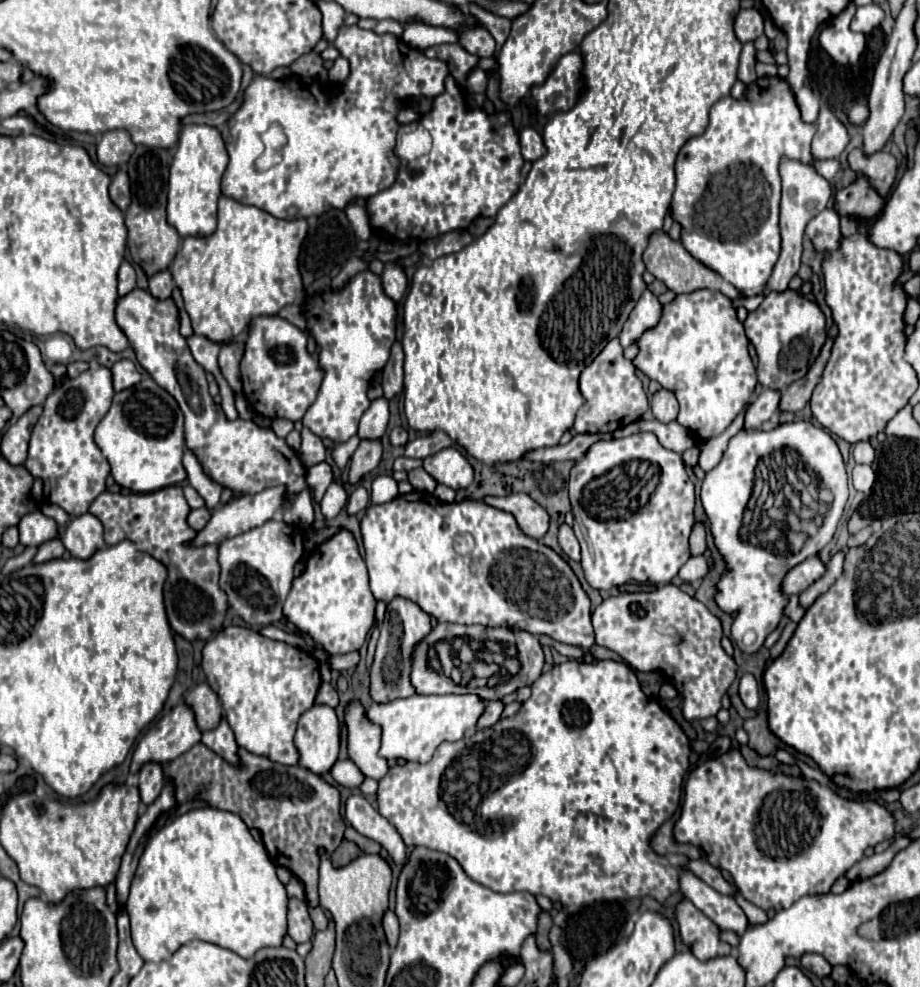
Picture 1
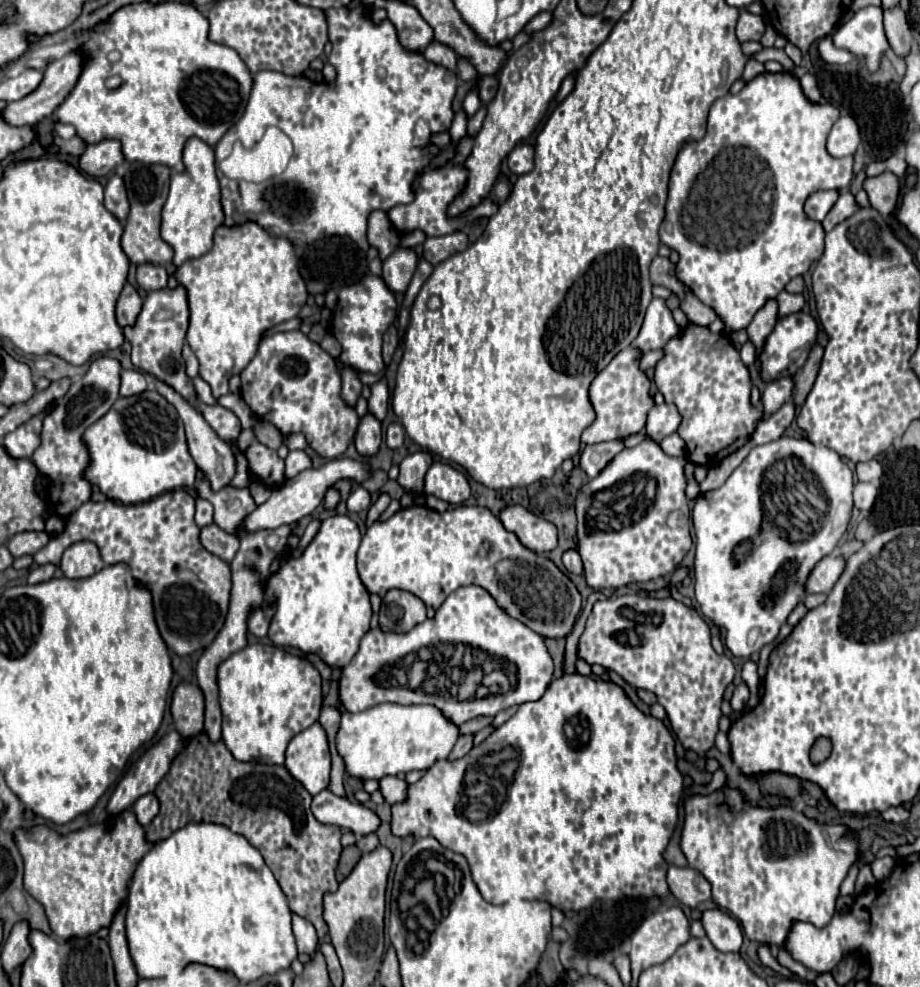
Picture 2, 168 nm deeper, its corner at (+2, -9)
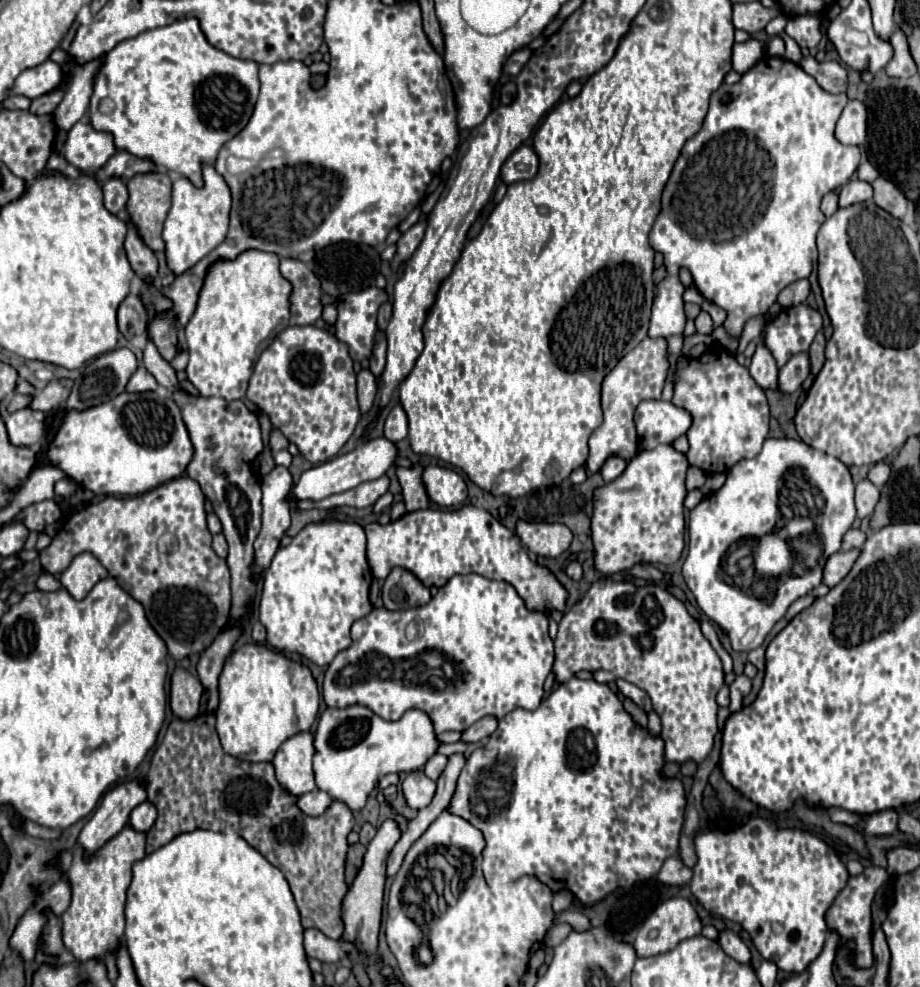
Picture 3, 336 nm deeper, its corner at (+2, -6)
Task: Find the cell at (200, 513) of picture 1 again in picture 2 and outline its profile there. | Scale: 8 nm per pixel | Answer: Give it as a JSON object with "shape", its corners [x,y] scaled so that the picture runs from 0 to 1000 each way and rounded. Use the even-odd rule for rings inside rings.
{"shape":[[[226,532],[217,538],[217,548],[220,552],[233,560],[235,564],[243,566],[246,570],[252,568],[252,562],[257,562],[257,554],[261,554],[261,546],[248,542],[246,538],[241,538],[235,532]]]}

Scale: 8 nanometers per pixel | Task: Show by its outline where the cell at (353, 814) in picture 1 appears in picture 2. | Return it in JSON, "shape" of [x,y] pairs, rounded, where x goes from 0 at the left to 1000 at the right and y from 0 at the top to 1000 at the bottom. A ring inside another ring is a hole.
{"shape":[[[357,799],[339,807],[339,824],[348,834],[376,838],[385,846],[407,844],[413,836],[413,830],[404,820],[393,818],[393,814],[380,814],[374,807],[365,807]]]}

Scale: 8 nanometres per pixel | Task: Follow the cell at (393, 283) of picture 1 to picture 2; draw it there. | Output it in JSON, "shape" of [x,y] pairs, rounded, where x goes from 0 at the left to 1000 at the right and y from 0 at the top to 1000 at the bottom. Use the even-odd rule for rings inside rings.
{"shape":[[[433,250],[424,260],[420,260],[415,283],[422,289],[422,293],[439,297],[452,275],[452,266],[454,258],[450,252],[443,250]]]}

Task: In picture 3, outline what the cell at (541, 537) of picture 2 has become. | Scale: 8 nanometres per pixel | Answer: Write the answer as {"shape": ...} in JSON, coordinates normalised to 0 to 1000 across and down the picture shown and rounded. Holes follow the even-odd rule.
{"shape":[[[561,529],[561,541],[567,547],[567,551],[585,561],[585,563],[609,563],[622,549],[620,535],[613,535],[613,531],[593,531],[593,529]]]}

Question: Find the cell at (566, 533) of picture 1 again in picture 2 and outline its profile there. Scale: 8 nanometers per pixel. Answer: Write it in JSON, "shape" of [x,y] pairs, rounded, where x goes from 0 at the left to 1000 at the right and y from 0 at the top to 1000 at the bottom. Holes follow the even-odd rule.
{"shape":[[[624,556],[615,558],[613,564],[611,564],[611,568],[613,568],[613,574],[615,574],[620,581],[626,581],[626,583],[633,581],[633,566],[630,566],[628,558],[624,558]]]}

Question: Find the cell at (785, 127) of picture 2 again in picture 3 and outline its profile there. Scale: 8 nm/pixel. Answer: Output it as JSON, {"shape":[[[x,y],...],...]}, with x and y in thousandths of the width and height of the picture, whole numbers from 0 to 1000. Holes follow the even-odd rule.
{"shape":[[[830,57],[820,69],[815,69],[807,79],[804,83],[791,87],[791,85],[785,85],[772,99],[772,111],[770,111],[770,118],[765,122],[765,128],[763,132],[750,140],[743,150],[741,150],[741,156],[739,160],[735,162],[735,168],[728,176],[728,182],[722,190],[722,197],[720,197],[720,213],[711,225],[711,231],[707,235],[707,249],[713,253],[713,255],[720,255],[722,257],[722,267],[726,272],[726,280],[717,286],[714,290],[713,304],[709,308],[709,324],[707,324],[707,330],[704,332],[704,340],[707,342],[728,342],[728,340],[735,340],[735,338],[741,338],[743,336],[743,328],[746,328],[746,319],[743,316],[742,297],[745,290],[738,283],[739,270],[748,272],[752,282],[754,282],[754,288],[759,288],[759,296],[776,306],[778,310],[783,310],[785,314],[789,314],[789,324],[798,324],[798,342],[804,344],[807,342],[807,334],[809,334],[809,328],[815,324],[815,322],[822,322],[826,318],[833,318],[835,312],[843,306],[846,298],[863,284],[870,284],[870,282],[878,282],[880,276],[883,276],[883,267],[889,259],[889,253],[887,253],[887,237],[889,237],[889,231],[893,229],[893,225],[898,223],[898,219],[891,215],[891,203],[898,195],[902,193],[911,193],[913,188],[917,188],[926,176],[930,174],[933,166],[935,166],[935,152],[930,148],[917,148],[913,146],[909,140],[907,140],[907,128],[909,128],[909,122],[915,113],[915,109],[920,107],[922,99],[920,95],[902,95],[898,91],[893,91],[889,87],[889,83],[878,77],[867,65],[854,61],[854,59],[841,59],[841,57]],[[787,97],[796,97],[796,101],[791,105],[785,103]]]}

